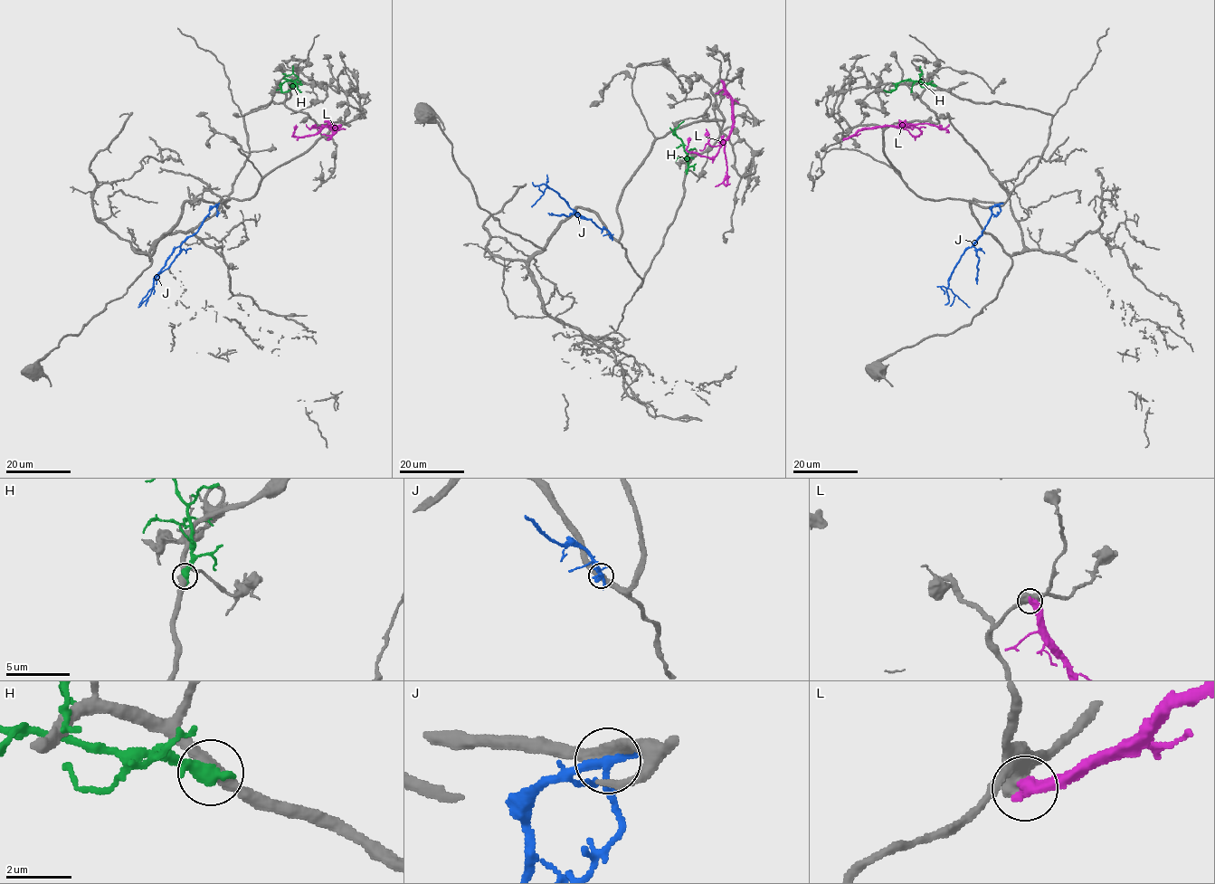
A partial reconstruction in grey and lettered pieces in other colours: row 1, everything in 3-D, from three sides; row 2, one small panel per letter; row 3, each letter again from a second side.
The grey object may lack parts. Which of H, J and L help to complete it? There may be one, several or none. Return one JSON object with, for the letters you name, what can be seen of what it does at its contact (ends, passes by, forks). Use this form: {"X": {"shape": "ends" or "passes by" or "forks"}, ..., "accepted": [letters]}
{"accepted": []}

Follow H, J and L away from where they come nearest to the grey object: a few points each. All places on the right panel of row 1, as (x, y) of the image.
H: (934, 85), (906, 80), (900, 80), (889, 92), (884, 90)
J: (1000, 204), (991, 208), (991, 216), (985, 229), (964, 251), (948, 280), (948, 289), (970, 307)
L: (843, 139), (863, 128), (887, 126), (915, 126), (921, 132), (914, 137), (900, 125)

